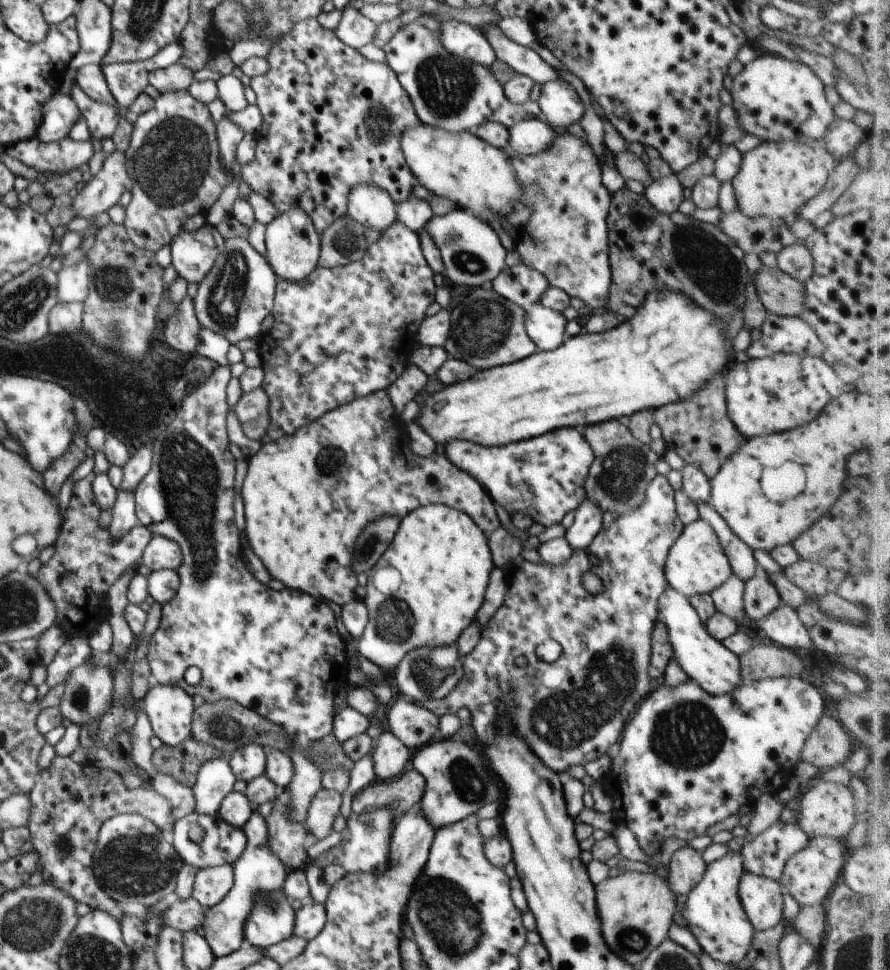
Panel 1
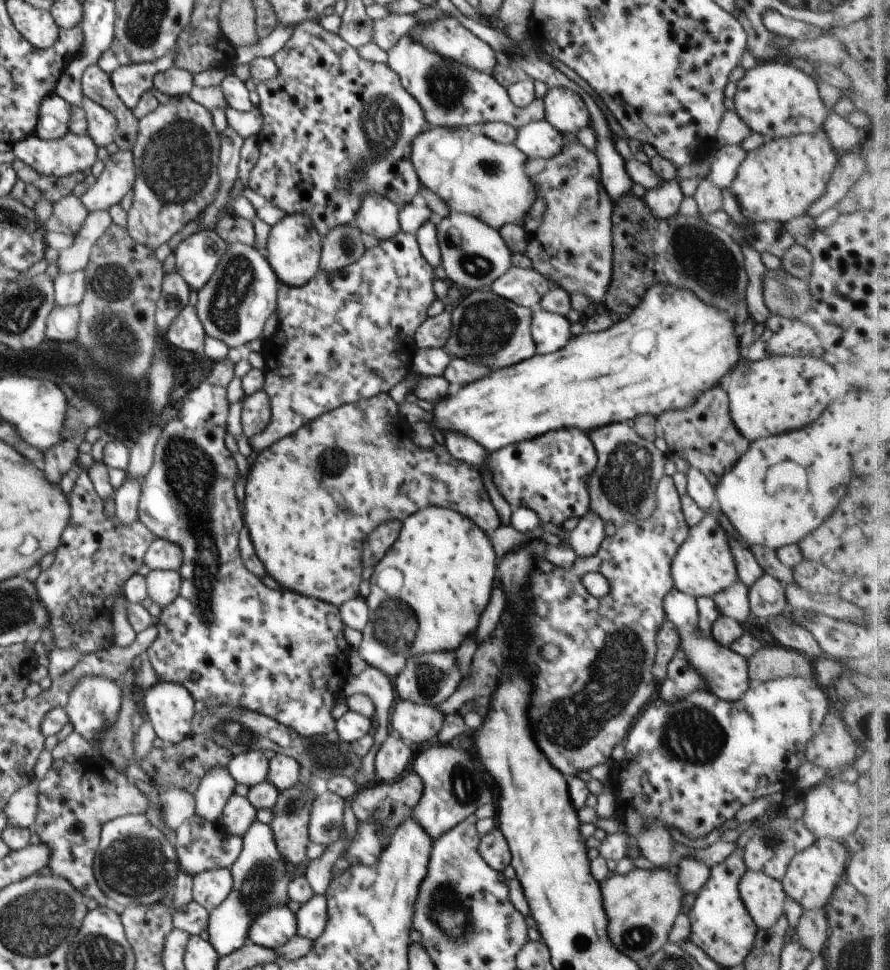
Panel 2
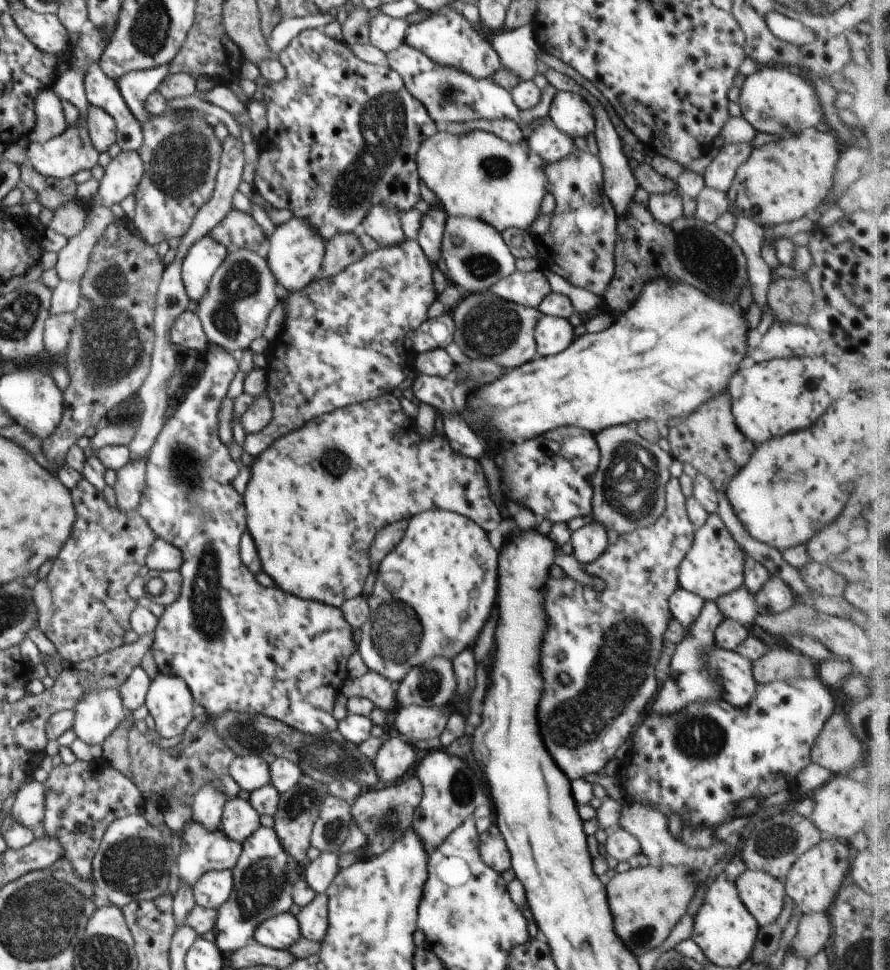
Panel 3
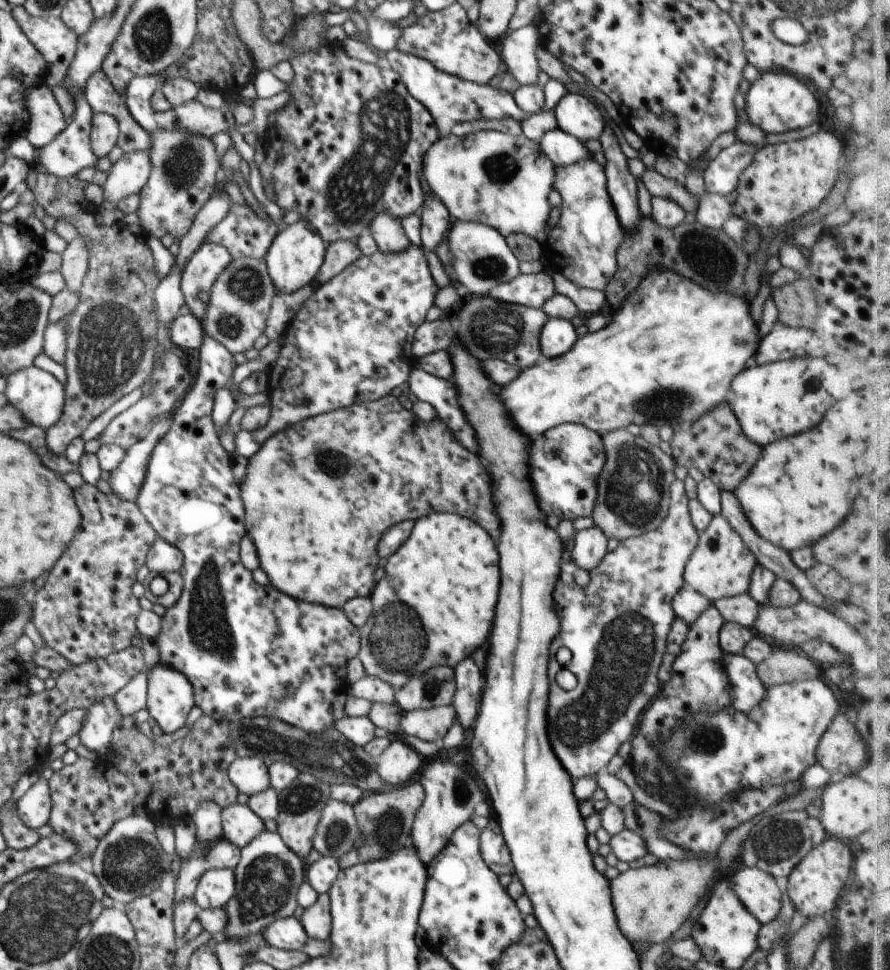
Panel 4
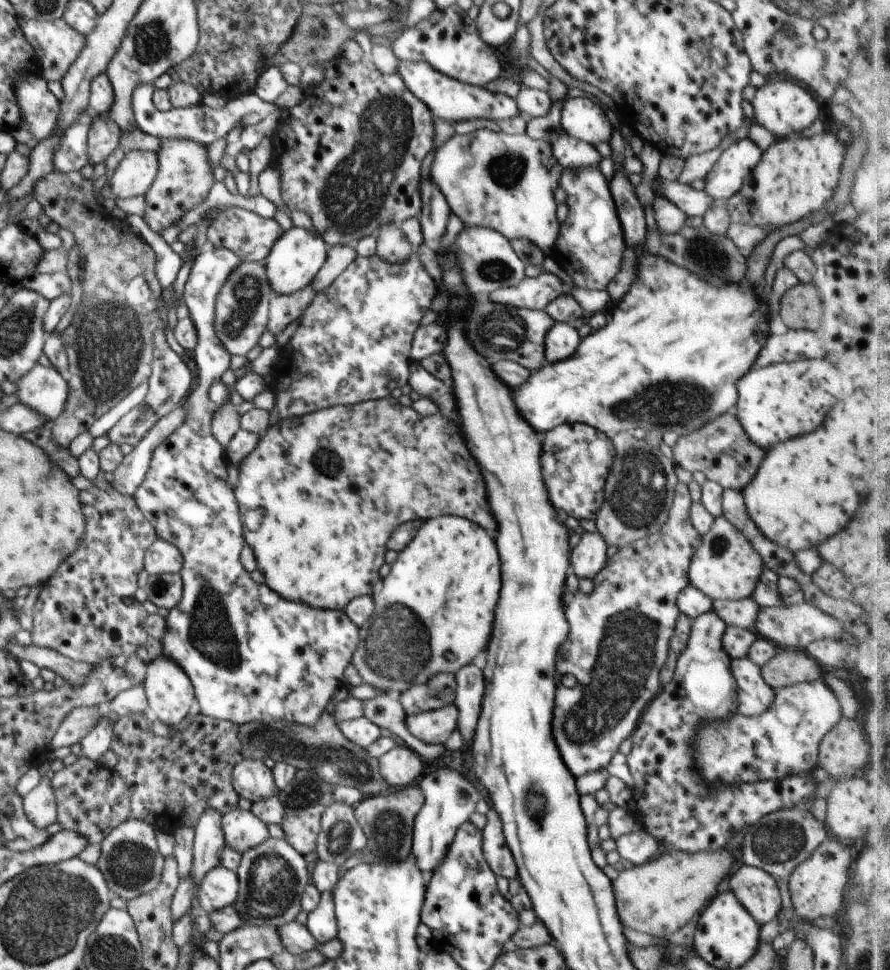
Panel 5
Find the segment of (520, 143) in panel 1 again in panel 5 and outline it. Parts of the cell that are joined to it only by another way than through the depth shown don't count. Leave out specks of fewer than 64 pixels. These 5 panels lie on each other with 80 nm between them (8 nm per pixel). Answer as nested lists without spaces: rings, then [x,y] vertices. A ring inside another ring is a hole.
[[[559,132],[556,139],[551,138],[548,142],[551,144],[552,154],[565,169],[599,168],[602,156],[593,144],[564,132]]]

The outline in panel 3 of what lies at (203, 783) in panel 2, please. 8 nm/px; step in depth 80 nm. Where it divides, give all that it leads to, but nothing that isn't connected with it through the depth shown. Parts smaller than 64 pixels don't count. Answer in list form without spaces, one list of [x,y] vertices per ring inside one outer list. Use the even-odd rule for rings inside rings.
[[[204,785],[194,795],[193,803],[191,804],[191,821],[201,824],[209,831],[220,830],[223,806],[227,800],[228,799],[225,798],[225,794],[219,790],[217,785]]]

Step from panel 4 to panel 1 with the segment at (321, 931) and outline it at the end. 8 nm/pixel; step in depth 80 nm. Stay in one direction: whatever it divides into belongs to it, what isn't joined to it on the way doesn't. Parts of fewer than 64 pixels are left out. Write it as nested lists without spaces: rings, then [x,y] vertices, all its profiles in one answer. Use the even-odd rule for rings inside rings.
[[[314,900],[304,902],[295,912],[293,934],[307,941],[316,938],[326,924],[327,914],[325,905]]]

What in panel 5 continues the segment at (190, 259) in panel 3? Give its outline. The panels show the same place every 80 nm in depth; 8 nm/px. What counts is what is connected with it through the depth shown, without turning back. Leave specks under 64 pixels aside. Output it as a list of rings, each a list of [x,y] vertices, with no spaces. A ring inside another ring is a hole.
[[[207,246],[192,261],[182,299],[197,330],[194,362],[198,368],[198,387],[182,406],[187,414],[184,424],[154,449],[150,468],[133,494],[140,512],[155,528],[158,538],[172,543],[183,556],[179,572],[183,580],[182,598],[169,610],[165,619],[167,629],[161,640],[162,654],[186,671],[202,714],[233,722],[237,726],[250,721],[312,725],[320,718],[326,704],[332,701],[334,692],[343,685],[344,670],[351,663],[359,644],[360,629],[344,611],[315,609],[282,598],[268,585],[253,581],[240,562],[246,543],[242,516],[234,491],[227,484],[229,464],[225,448],[211,431],[215,406],[209,399],[209,388],[214,381],[221,380],[222,374],[230,368],[231,354],[215,331],[215,304],[221,288],[242,260],[224,247]]]

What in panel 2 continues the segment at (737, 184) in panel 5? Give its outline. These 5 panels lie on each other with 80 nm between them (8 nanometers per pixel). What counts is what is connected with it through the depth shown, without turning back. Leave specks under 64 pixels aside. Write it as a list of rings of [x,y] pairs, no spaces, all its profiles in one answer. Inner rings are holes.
[[[721,145],[715,155],[709,159],[710,168],[705,176],[718,188],[730,189],[732,181],[736,178],[739,166],[747,157],[747,151],[742,145]]]

